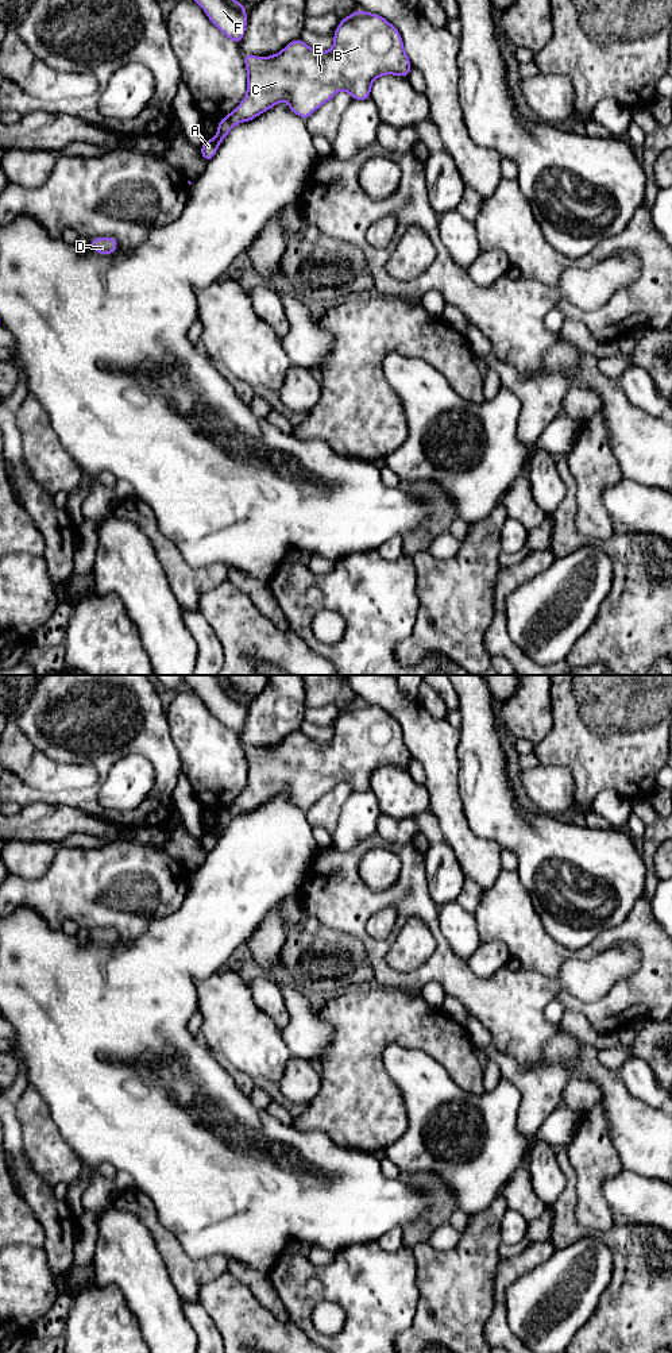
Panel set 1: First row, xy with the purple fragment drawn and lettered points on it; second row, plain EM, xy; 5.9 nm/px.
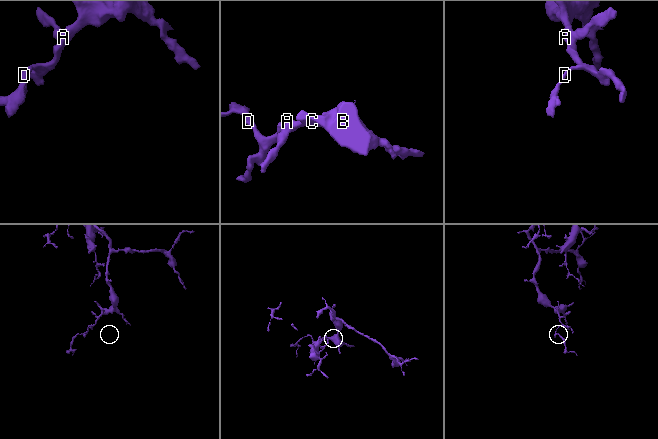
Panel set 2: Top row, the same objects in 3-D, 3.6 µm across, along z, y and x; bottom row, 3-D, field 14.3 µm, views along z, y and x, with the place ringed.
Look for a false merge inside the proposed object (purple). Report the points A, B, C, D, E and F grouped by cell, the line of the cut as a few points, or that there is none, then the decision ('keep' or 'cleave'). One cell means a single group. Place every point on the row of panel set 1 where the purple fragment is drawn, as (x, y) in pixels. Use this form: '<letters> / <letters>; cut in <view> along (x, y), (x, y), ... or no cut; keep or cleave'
A B C D E F; no cut; keep

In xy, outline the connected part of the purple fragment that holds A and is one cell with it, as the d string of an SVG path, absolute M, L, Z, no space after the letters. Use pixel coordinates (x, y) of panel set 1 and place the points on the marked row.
M358 9L341 19L333 38L333 47L325 53L296 39L275 55L243 54L248 73L247 95L227 117L220 119L216 138L204 142L202 158L209 162L239 122L252 120L283 99L289 100L293 113L306 120L336 92L347 90L354 100L367 100L376 77L408 77L413 66L398 30L379 15Z

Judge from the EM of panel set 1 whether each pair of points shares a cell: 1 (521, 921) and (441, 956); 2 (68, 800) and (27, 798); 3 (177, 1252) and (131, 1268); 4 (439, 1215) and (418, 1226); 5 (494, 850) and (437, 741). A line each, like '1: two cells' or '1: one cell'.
1: two cells
2: one cell
3: two cells
4: one cell
5: one cell

